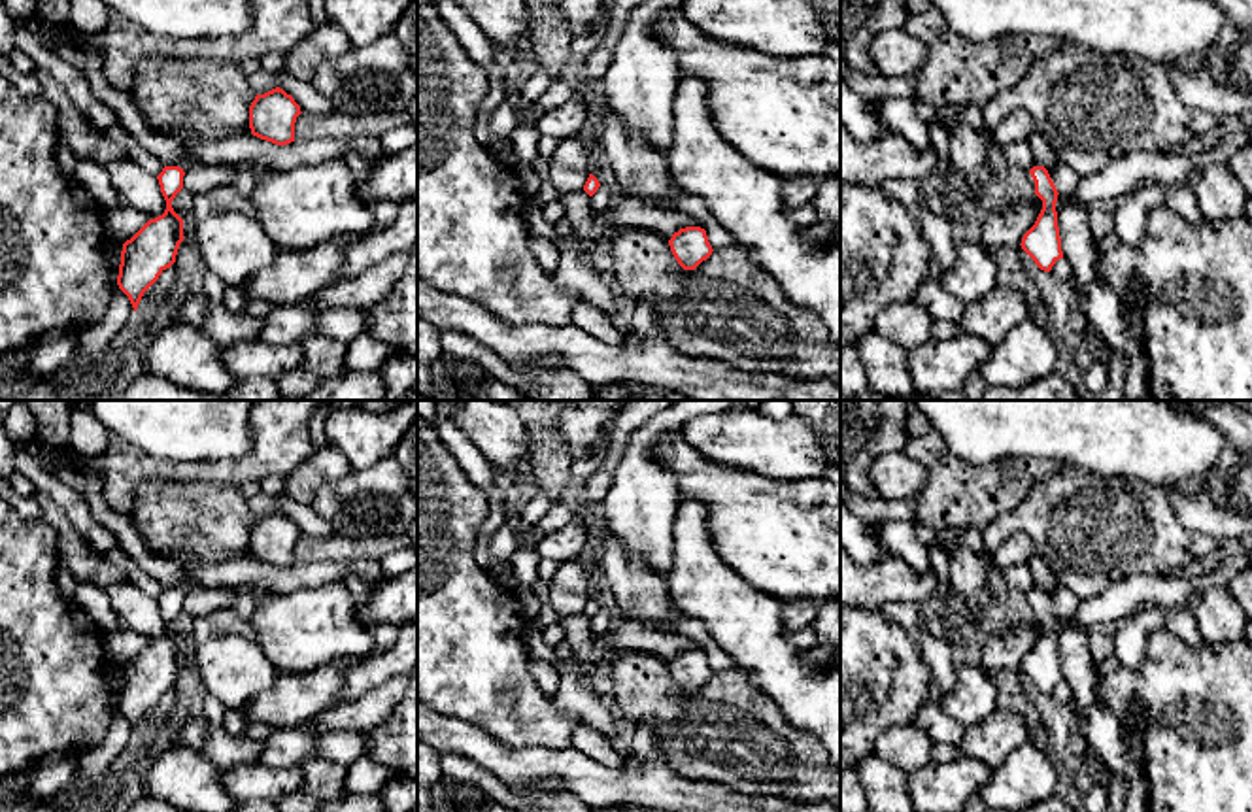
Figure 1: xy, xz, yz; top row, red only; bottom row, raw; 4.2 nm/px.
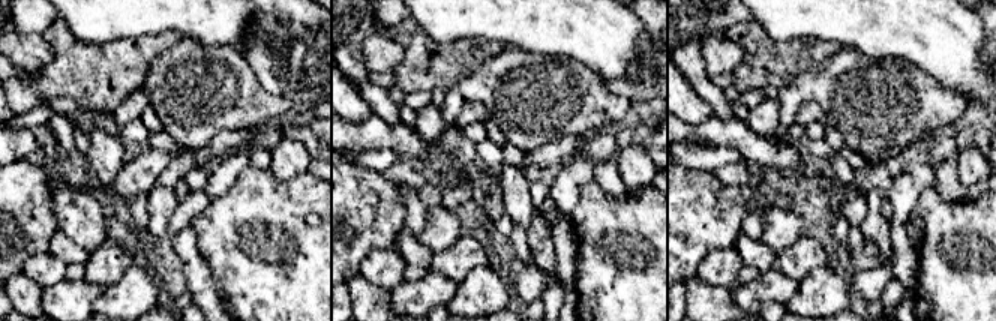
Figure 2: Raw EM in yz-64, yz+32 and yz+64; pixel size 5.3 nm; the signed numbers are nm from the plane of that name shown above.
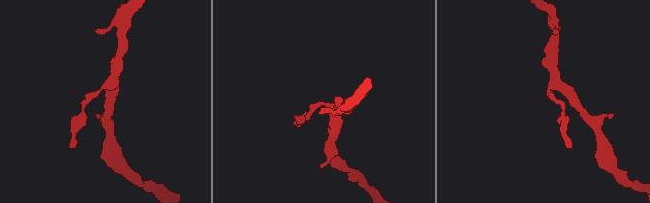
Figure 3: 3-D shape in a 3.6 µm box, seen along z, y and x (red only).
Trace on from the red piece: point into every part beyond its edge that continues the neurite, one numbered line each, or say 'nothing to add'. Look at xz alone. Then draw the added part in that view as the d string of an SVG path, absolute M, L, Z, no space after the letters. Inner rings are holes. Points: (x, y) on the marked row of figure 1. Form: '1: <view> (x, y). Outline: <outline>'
nothing to add

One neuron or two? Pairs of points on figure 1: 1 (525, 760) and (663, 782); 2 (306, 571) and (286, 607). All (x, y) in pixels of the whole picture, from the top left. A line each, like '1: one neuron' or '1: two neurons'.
1: one neuron
2: two neurons

